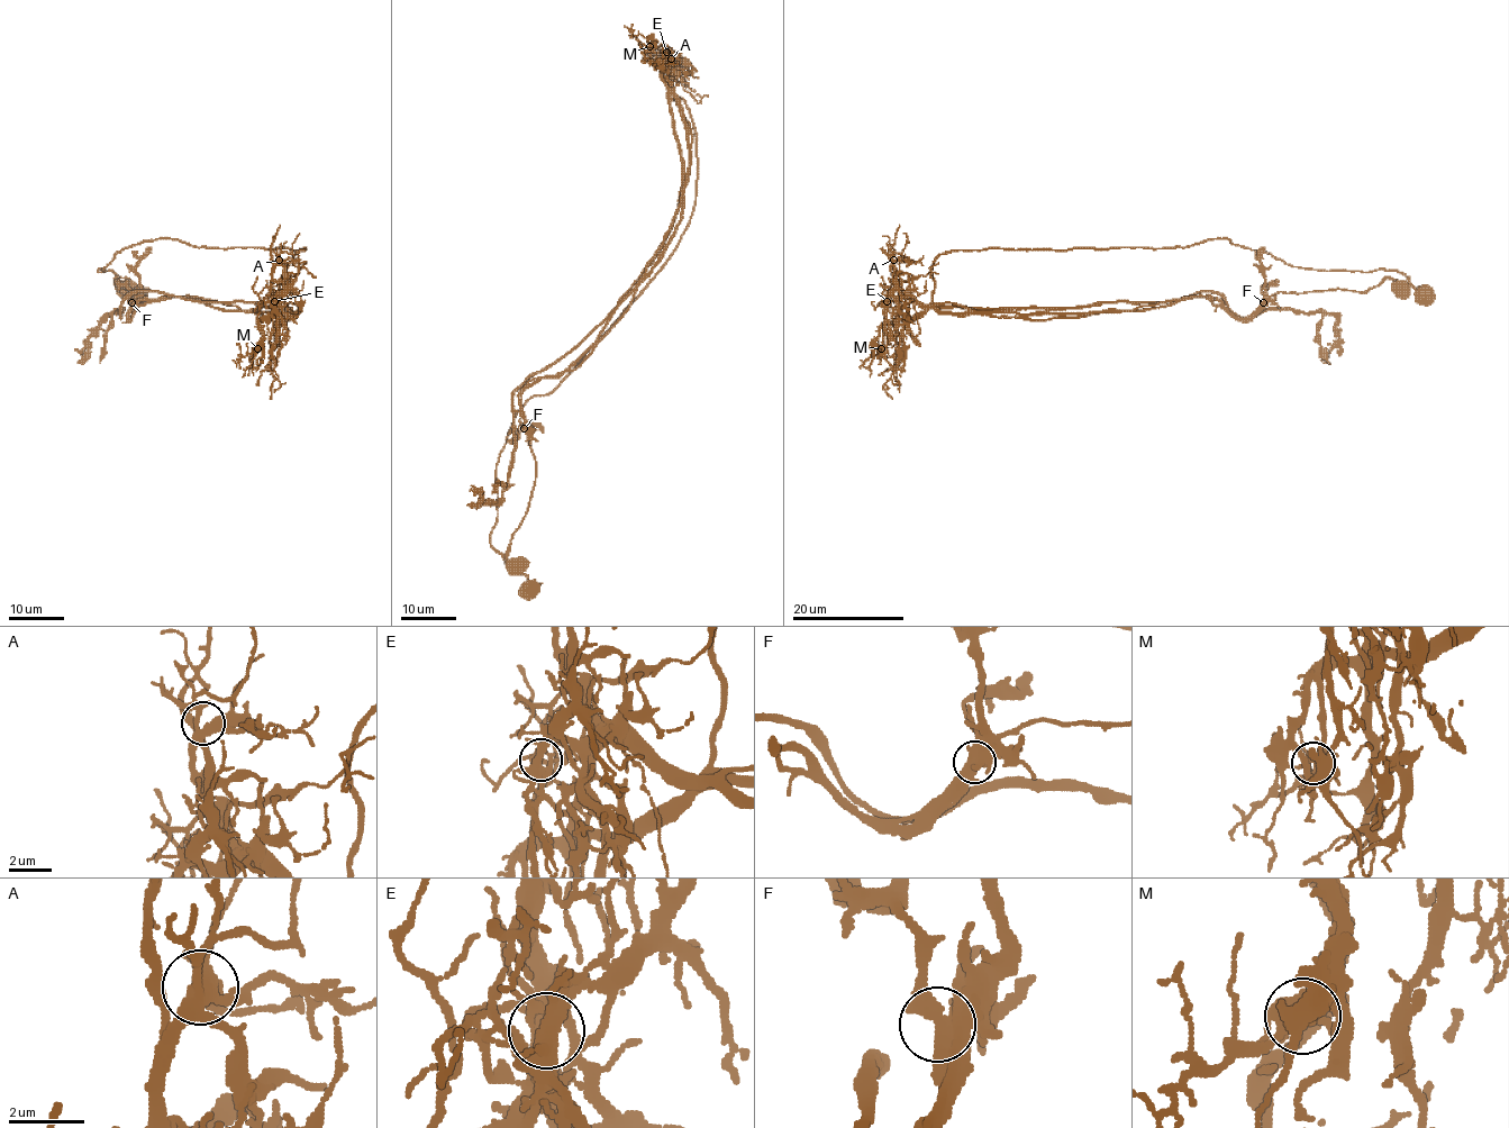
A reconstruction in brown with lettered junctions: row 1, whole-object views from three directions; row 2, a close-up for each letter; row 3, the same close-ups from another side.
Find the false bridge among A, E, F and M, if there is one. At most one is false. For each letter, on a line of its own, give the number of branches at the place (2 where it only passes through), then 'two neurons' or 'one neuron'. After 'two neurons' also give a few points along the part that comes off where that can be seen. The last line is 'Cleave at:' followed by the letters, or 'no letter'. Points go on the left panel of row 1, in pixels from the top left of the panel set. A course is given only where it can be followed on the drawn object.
A: branches 4; one neuron
E: branches 5; two neurons; course (274, 301), (297, 311), (171, 297), (142, 299), (129, 318), (143, 292), (115, 279), (136, 293)
F: branches 4; one neuron
M: branches 6; one neuron
Cleave at: E

